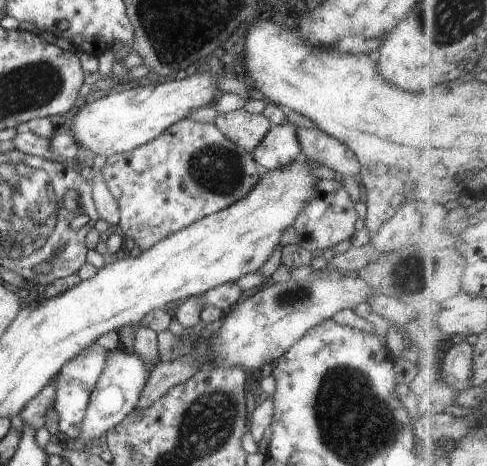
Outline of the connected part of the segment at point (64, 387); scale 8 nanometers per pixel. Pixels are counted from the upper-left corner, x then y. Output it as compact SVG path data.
M91 344L84 350L81 350L76 356L73 356L51 381L51 384L55 386L53 388L55 390L53 408L59 419L59 422L57 422L59 425L58 431L63 433L66 438L74 440L79 436L81 420L85 416L92 389L99 374L101 374L101 370L103 370L103 366L105 366L105 360L107 360L107 350L97 344Z

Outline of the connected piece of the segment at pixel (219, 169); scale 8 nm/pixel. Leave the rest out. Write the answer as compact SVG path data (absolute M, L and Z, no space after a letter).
M186 117L167 126L159 136L138 148L110 155L100 172L119 208L117 225L121 236L131 238L141 250L147 250L157 240L241 200L264 170L253 162L251 151L247 152L228 140L213 122L195 122Z

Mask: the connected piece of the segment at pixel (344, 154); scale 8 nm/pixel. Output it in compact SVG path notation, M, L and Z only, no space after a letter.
M316 128L294 129L303 159L321 164L342 176L354 176L359 173L359 164L355 156L335 138Z

